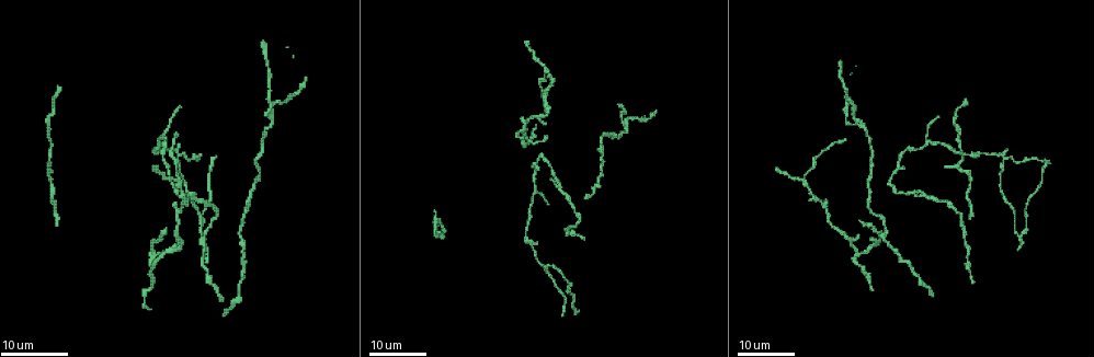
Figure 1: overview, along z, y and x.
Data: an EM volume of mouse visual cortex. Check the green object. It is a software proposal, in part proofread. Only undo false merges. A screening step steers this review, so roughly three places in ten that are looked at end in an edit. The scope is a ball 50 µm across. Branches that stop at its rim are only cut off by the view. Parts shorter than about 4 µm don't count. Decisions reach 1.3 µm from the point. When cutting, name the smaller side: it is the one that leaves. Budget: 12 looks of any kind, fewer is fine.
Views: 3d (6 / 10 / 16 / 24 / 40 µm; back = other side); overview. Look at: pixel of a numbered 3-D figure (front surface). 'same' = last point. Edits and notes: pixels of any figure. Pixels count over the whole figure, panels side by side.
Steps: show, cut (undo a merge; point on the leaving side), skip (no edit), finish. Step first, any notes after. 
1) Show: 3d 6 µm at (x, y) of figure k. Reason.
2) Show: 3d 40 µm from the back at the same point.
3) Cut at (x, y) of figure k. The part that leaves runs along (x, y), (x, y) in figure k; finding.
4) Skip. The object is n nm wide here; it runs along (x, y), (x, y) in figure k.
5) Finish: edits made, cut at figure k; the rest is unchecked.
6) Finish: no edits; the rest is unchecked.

Show: 3d 24 µm at (179, 179) of figure 1. Three-way junction.

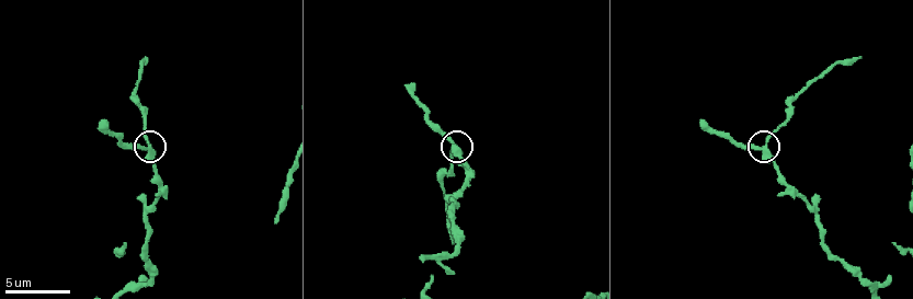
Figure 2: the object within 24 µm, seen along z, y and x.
Show: 3d 10 µm at (765, 147) of figure 2.

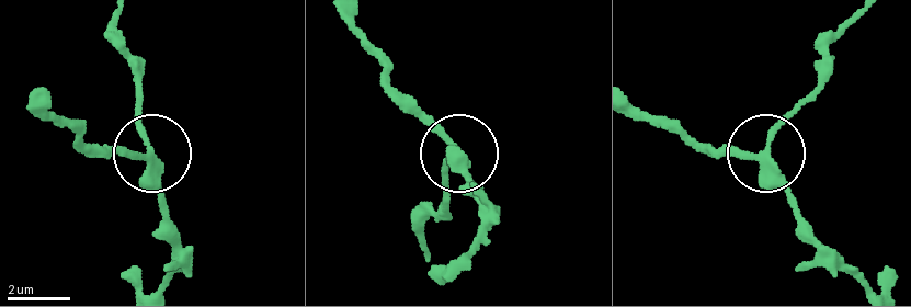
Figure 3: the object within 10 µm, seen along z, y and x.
Skip. The side arm is 7 µm long; it runs along (864, 286), (817, 239), (770, 161), (754, 154), (702, 154) in figure 3; one neuron here.

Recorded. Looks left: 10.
Show: 3d 24 µm at (888, 242) of figure 1. Calibre changes.

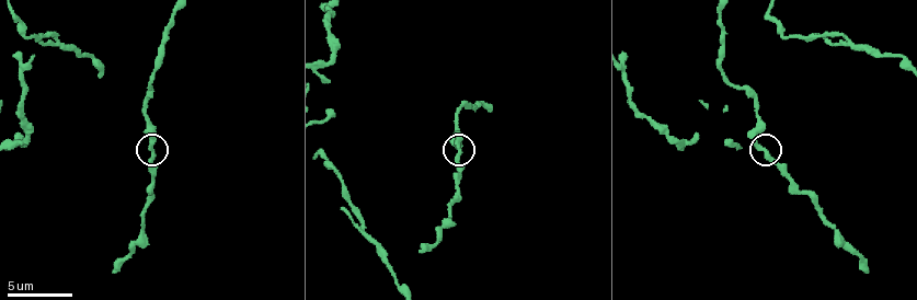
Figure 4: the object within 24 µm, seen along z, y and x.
Show: 3d 6 µm at (150, 146) of figure 4. Zoom in.

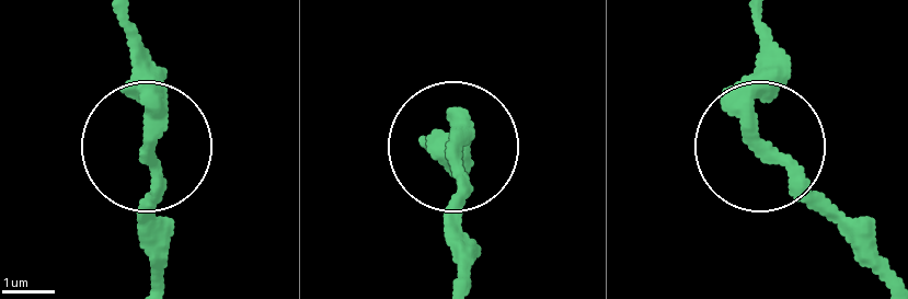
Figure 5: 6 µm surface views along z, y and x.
Skip. All the same neuron.

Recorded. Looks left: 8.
Show: 3d 10 µm at (63, 46) of figure 4. Thin arm on a thick one.

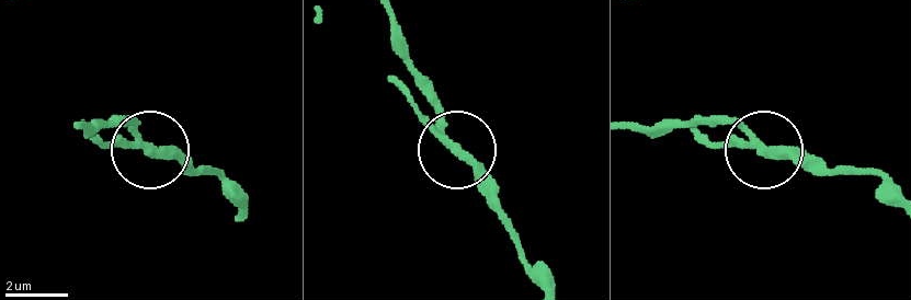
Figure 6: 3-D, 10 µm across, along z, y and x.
Skip. The object is 230 nm wide here; it runs along (237, 207), (213, 175), (150, 152), (122, 116) in figure 6; continuous, no second neuron.

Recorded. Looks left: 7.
Show: 3d 24 µm at (534, 192) of figure 1. A fork.

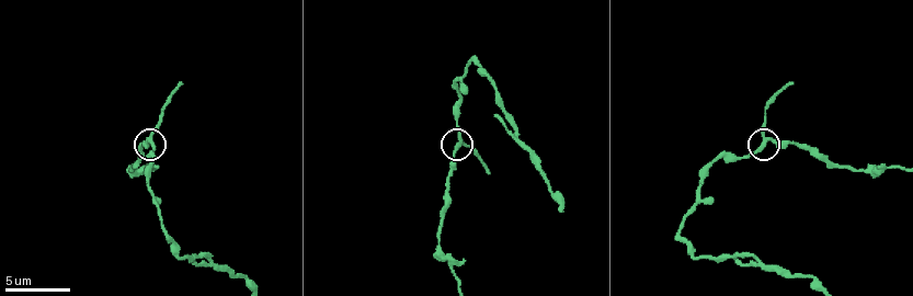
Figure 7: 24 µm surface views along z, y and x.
Show: 3d 6 µm at (457, 144) of figure 7.

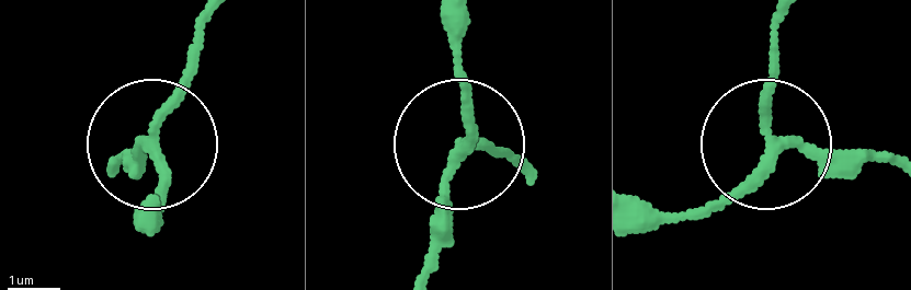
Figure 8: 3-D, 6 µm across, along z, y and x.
Skip. It runs along (154, 212), (154, 122), (206, 16) in figure 8; all the same neuron.

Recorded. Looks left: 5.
Show: 3d 10 µm at (837, 167) of figure 7. Sudden change in width.

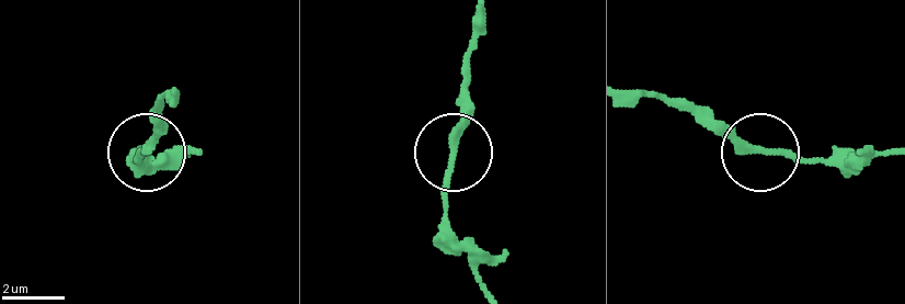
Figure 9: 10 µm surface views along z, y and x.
Show: 3d 10 µm from the back at (146, 152) of figure 9.

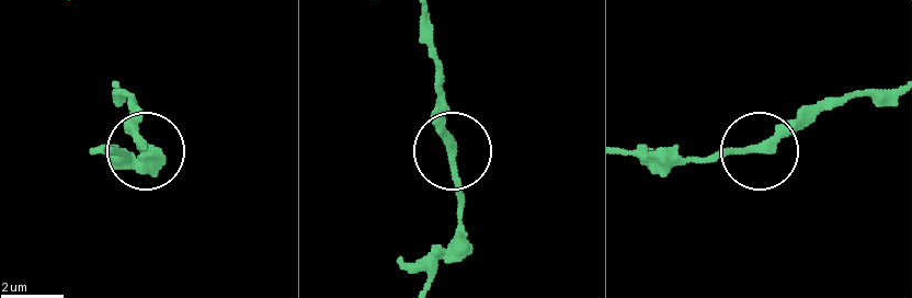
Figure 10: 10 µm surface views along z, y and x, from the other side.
Skip. It runs along (422, 19), (462, 207), (462, 260) in figure 10; continuous, no second neuron.

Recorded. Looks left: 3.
Show: 3d 24 µm at (1005, 158) of figure 1. Small branch off a trunk.

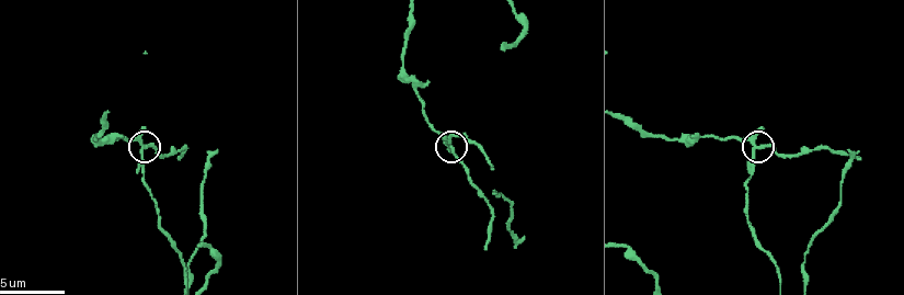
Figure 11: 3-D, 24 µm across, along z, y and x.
Show: 3d 6 µm at (756, 146) of figure 11.

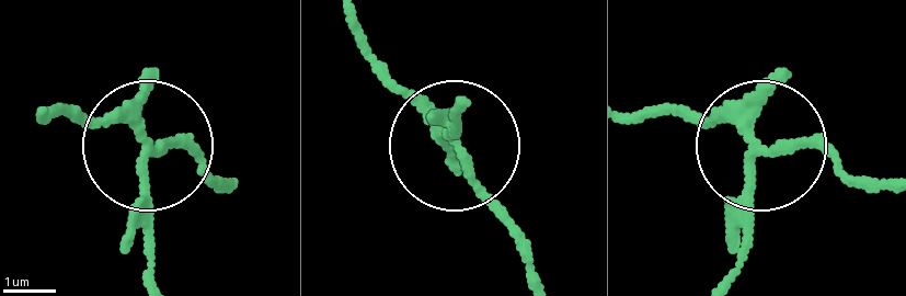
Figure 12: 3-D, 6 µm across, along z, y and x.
Cut at (145, 231) of figure 12. The part that leaves runs along (141, 161), (153, 274) in figure 12; a second neuron is stuck on.

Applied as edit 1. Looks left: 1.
Finish: edits made, cut at figure 12; the rest is unchecked.

